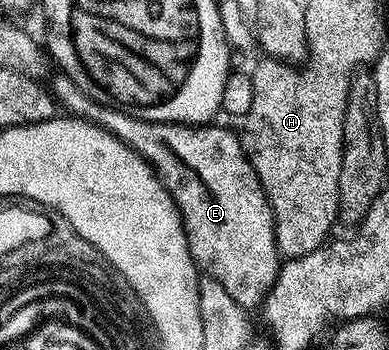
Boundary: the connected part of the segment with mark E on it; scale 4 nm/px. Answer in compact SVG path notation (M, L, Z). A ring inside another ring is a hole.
M57 72L57 77L50 84L50 92L61 106L64 105L69 114L83 117L85 121L93 121L101 125L108 133L114 134L119 141L126 143L156 171L156 176L164 184L172 202L180 212L184 223L184 234L197 266L207 276L212 277L222 287L226 287L230 299L238 303L245 311L263 306L264 296L272 289L276 276L280 274L282 258L276 247L272 209L268 206L266 195L262 191L262 183L248 162L244 148L240 146L239 136L235 132L223 129L217 123L209 123L199 127L195 125L174 125L171 121L144 121L141 117L133 117L123 109L111 105L101 105L73 83L64 72Z

